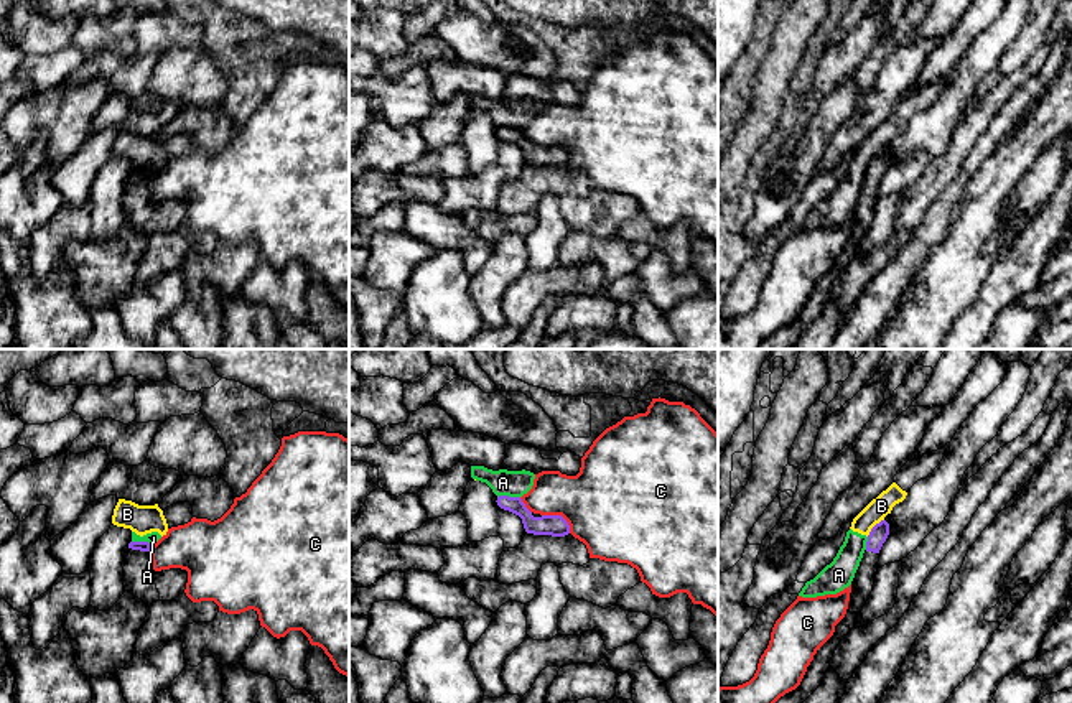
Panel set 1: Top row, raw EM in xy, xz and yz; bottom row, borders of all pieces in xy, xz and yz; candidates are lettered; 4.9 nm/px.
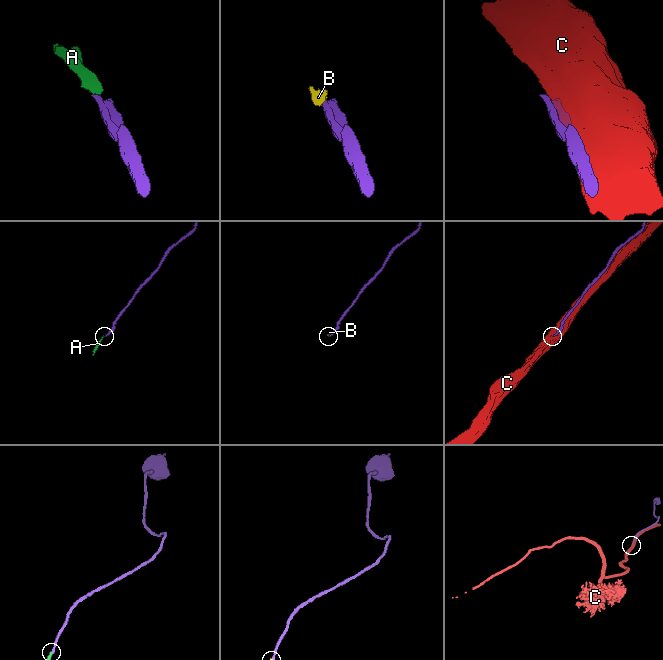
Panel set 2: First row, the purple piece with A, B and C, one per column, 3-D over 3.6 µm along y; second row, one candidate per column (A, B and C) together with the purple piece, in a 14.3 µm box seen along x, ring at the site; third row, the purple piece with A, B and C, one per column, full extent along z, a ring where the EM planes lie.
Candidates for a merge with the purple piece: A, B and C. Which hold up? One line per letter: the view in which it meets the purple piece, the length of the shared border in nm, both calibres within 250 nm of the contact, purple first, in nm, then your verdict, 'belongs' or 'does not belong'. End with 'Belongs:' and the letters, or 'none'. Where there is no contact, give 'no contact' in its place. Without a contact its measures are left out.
A: contact in xz; length 110 nm; calibres 100 and 130 nm; does not belong
B: contact in yz; length 120 nm; calibres 90 and 100 nm; does not belong
C: contact in xz; length 170 nm; calibres 110 and 440 nm; does not belong
Belongs: none

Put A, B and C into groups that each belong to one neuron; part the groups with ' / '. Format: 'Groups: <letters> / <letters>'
Groups: A B / C

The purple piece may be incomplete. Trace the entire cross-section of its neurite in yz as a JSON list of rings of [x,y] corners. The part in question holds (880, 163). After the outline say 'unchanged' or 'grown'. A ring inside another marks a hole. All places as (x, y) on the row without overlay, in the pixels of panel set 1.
[[[881,151],[871,160],[866,173],[866,181],[851,212],[851,224],[845,249],[835,257],[833,267],[813,286],[813,291],[807,298],[800,316],[781,328],[771,339],[762,344],[761,349],[794,349],[800,336],[818,319],[830,298],[830,291],[838,275],[856,257],[858,245],[861,244],[873,222],[874,209],[879,199],[878,184],[888,166],[889,155],[886,151]]]; grown

